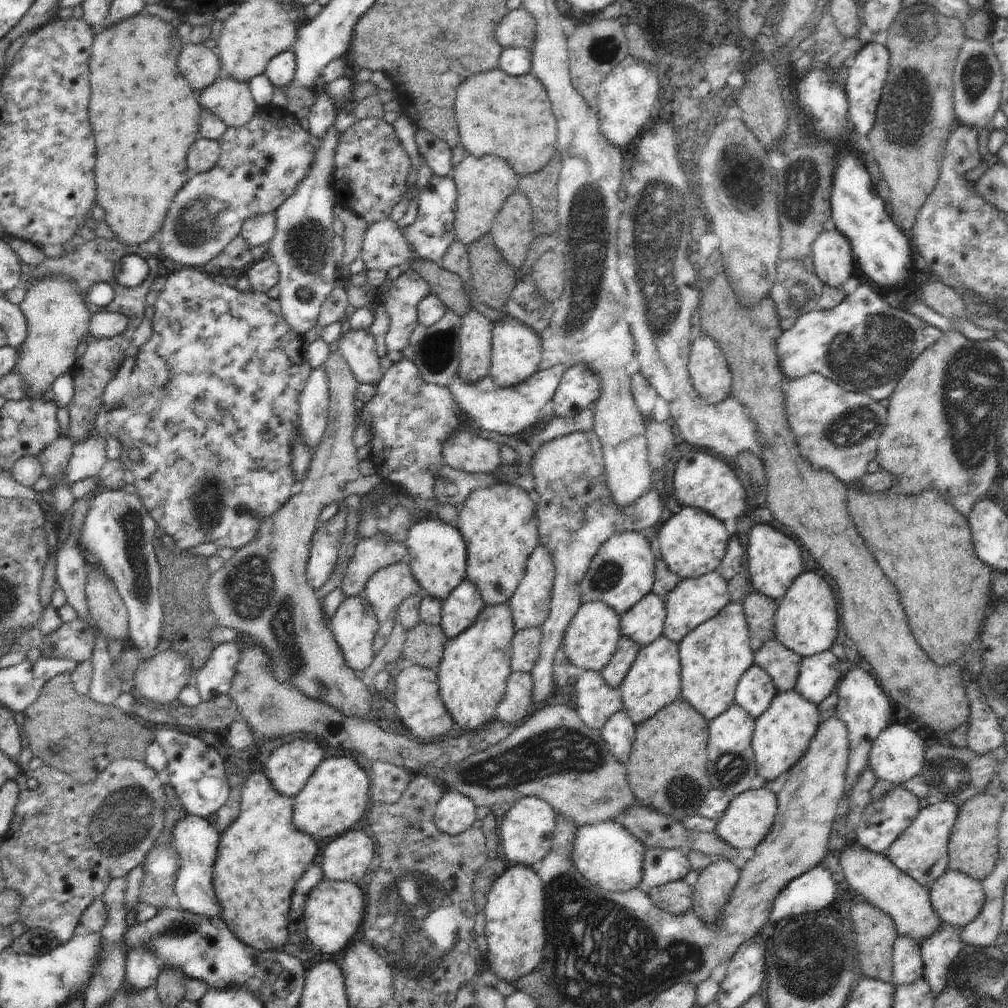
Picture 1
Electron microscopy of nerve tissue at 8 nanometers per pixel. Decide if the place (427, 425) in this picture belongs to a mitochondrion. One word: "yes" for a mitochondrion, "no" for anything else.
yes

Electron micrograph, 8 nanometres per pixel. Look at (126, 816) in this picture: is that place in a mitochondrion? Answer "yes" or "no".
yes

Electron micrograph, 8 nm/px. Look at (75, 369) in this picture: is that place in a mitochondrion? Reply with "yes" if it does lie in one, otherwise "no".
no

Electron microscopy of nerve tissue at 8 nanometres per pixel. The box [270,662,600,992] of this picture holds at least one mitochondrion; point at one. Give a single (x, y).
(411, 931)

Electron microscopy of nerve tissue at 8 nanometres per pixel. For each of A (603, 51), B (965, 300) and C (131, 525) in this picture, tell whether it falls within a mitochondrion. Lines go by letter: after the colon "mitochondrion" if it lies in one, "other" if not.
A: mitochondrion
B: other
C: mitochondrion

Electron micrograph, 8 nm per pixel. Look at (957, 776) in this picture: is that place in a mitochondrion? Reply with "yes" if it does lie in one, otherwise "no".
yes

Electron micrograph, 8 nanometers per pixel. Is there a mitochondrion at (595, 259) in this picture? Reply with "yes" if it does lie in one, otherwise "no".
yes

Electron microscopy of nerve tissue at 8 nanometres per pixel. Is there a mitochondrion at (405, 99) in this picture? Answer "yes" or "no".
no

